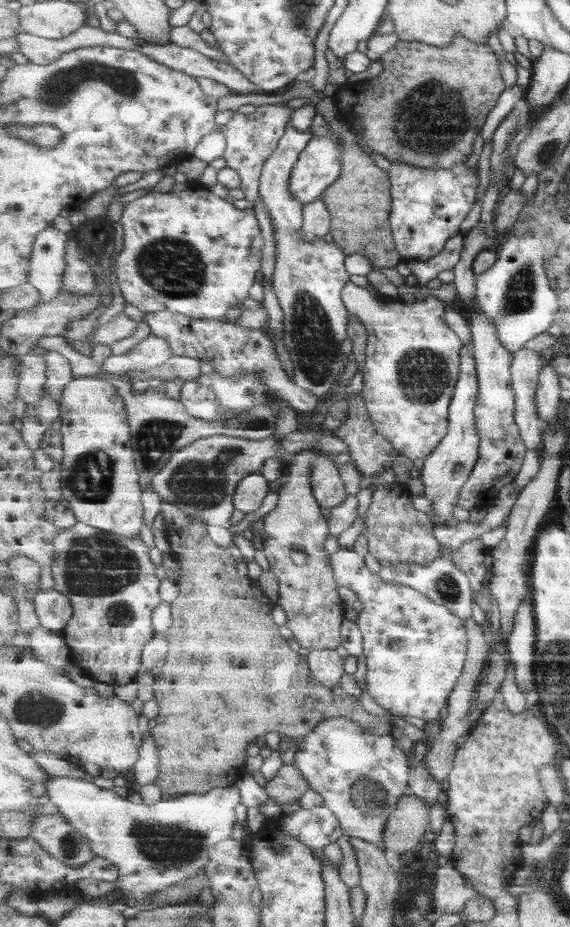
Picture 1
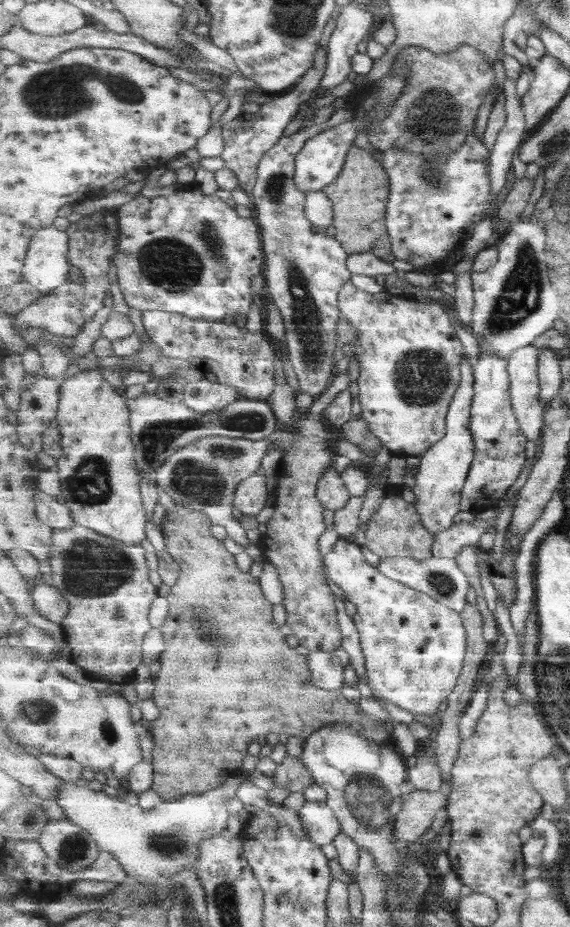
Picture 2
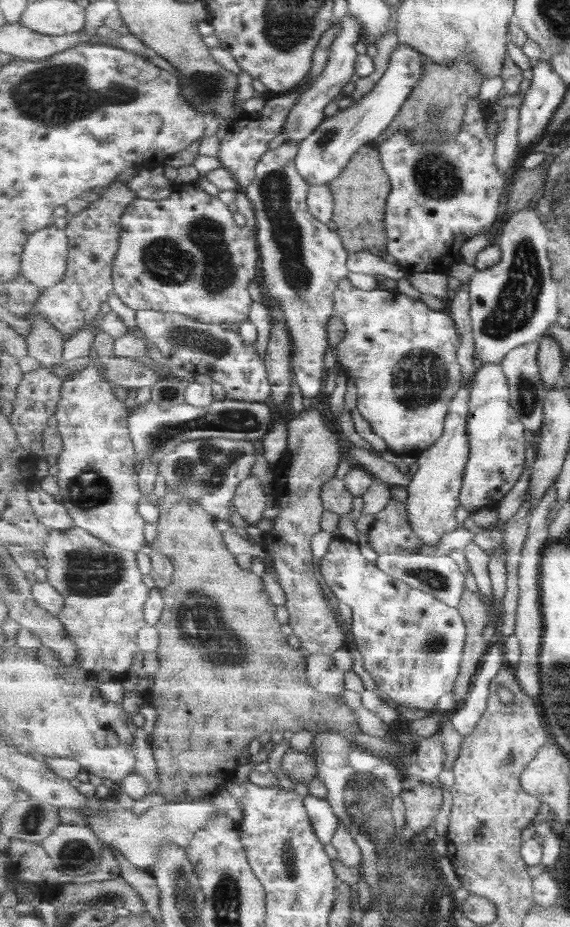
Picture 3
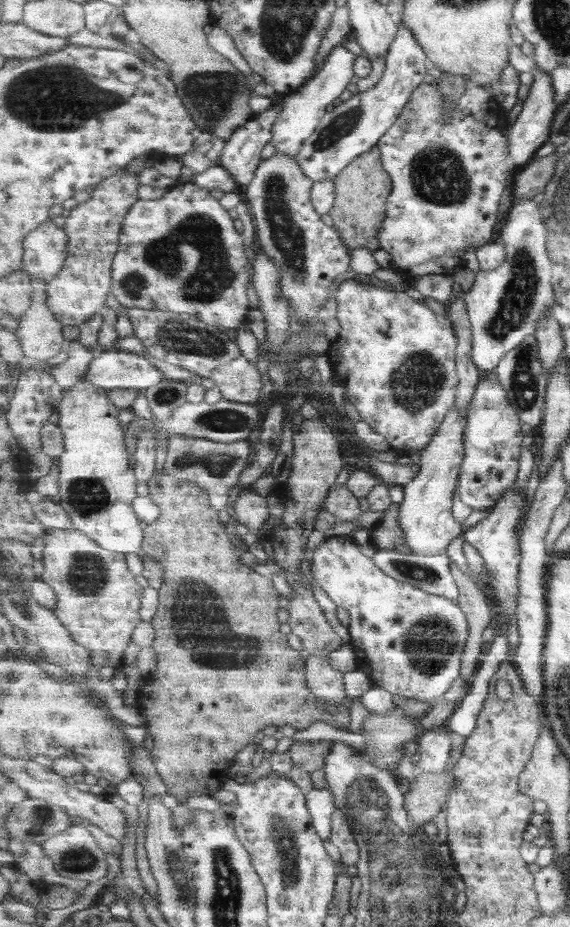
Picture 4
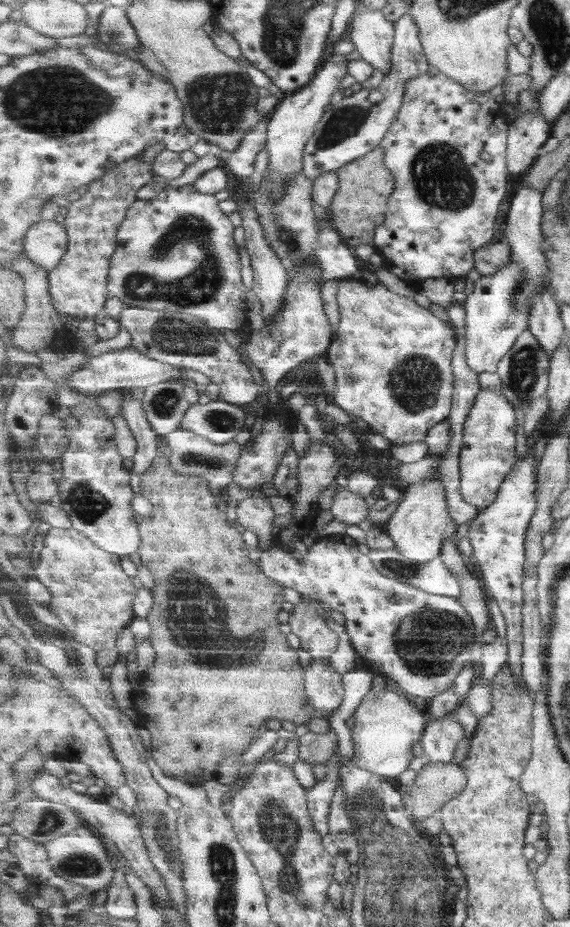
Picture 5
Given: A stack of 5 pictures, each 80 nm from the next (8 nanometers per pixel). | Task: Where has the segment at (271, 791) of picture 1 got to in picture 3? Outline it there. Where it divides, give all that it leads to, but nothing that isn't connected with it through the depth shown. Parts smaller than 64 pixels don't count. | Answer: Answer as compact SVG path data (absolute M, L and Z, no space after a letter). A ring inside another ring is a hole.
M289 747L282 757L281 768L293 783L308 784L318 776L316 758L317 755L312 747L301 752Z

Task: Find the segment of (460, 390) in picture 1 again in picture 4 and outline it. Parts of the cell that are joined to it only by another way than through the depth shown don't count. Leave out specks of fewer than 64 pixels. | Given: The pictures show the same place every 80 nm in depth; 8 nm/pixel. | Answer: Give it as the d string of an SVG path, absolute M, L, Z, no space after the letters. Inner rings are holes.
M451 409L433 440L424 449L420 449L418 475L403 486L400 525L405 533L404 550L415 555L445 555L451 540L462 534L462 524L454 515L454 498L464 461L464 439L468 423L469 419L459 409Z

